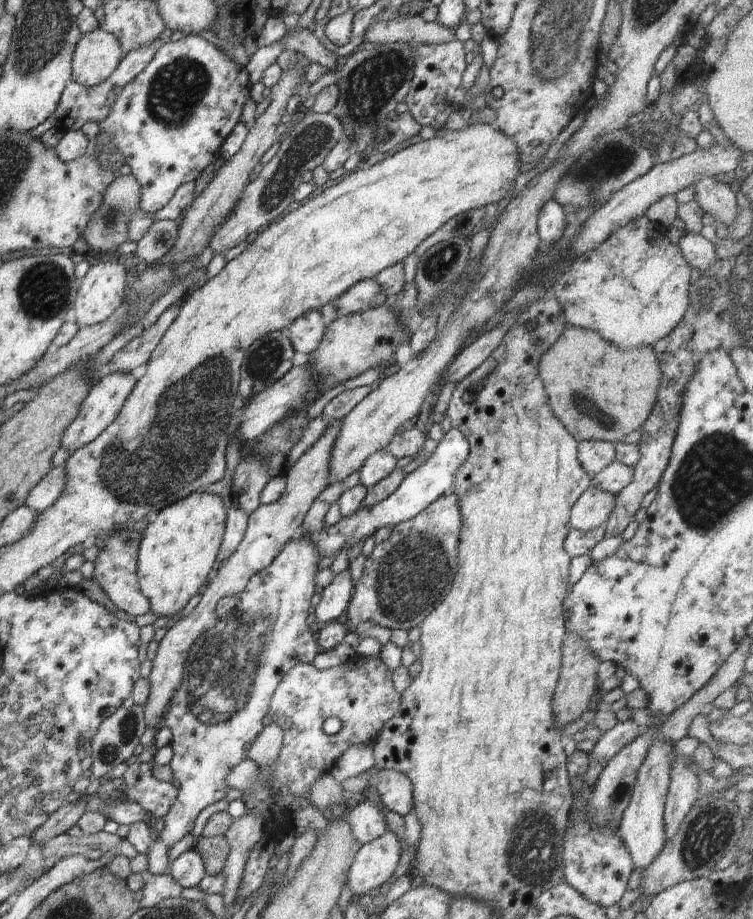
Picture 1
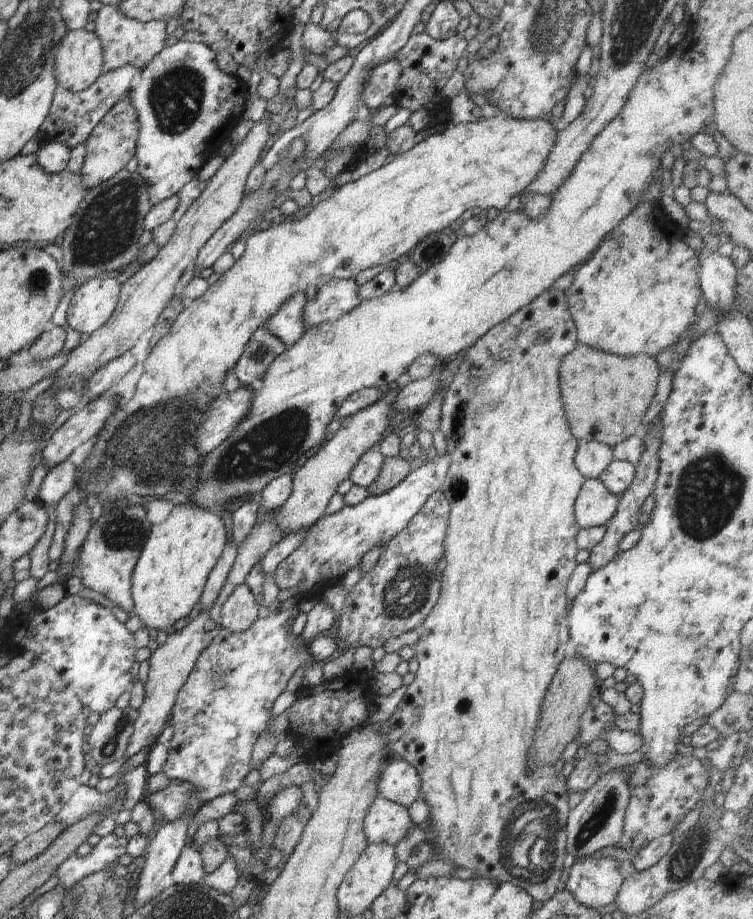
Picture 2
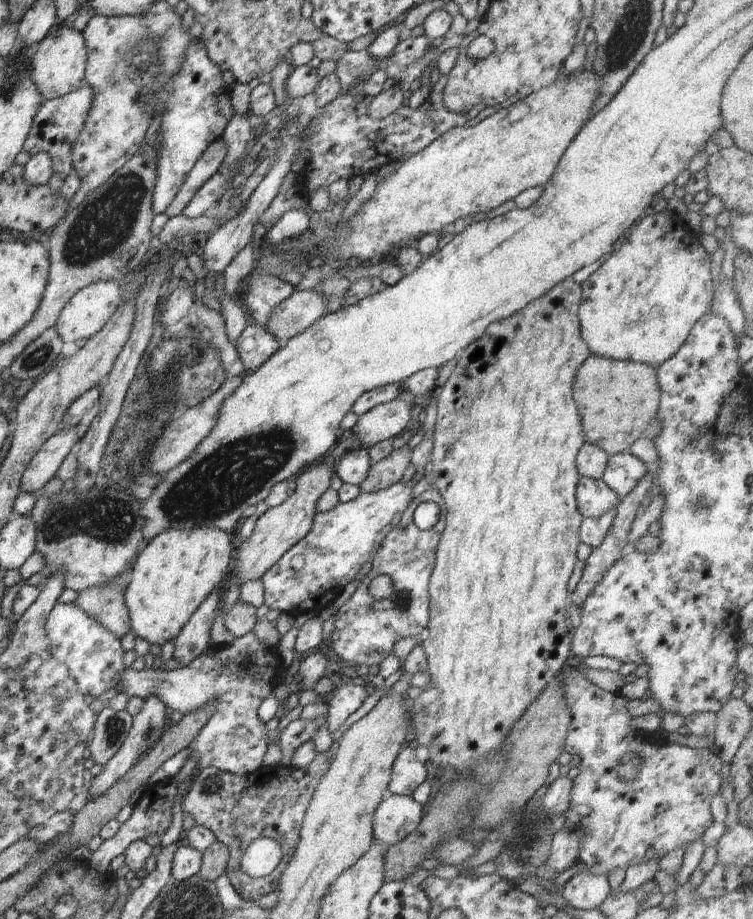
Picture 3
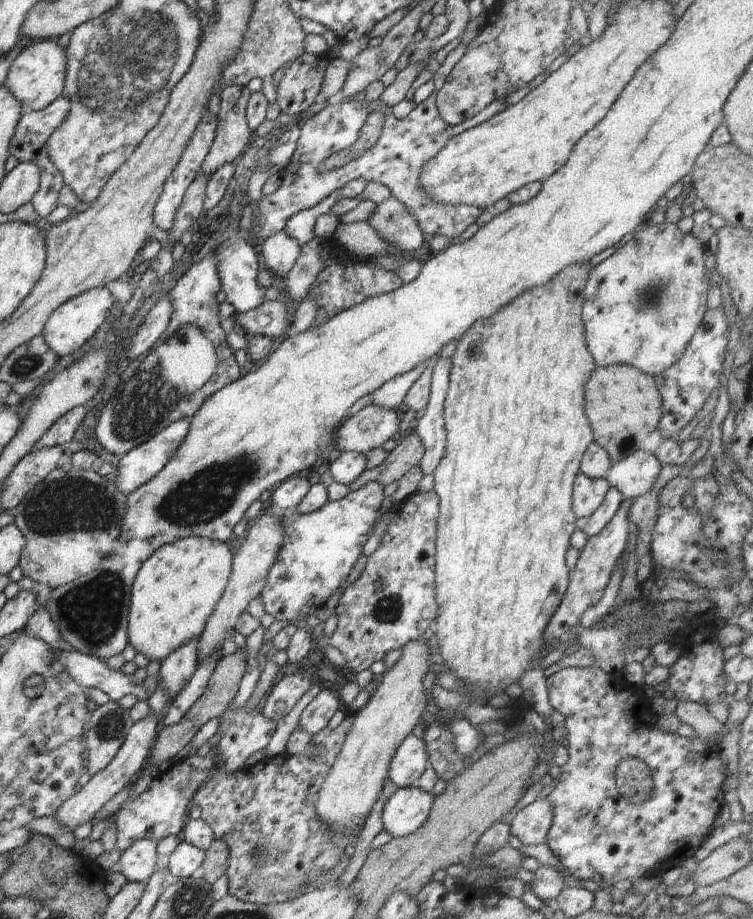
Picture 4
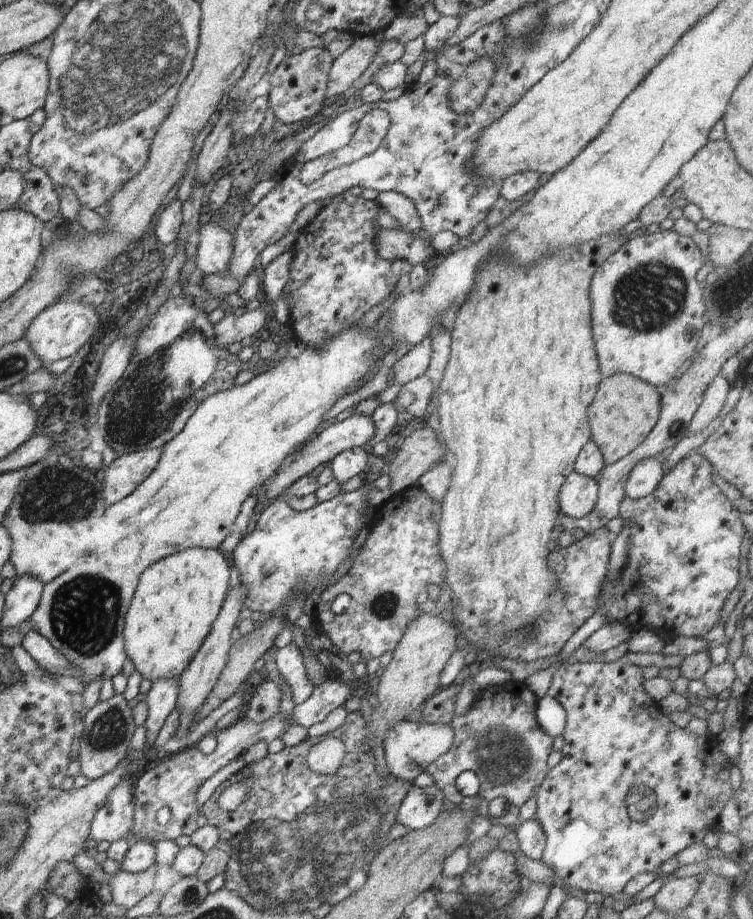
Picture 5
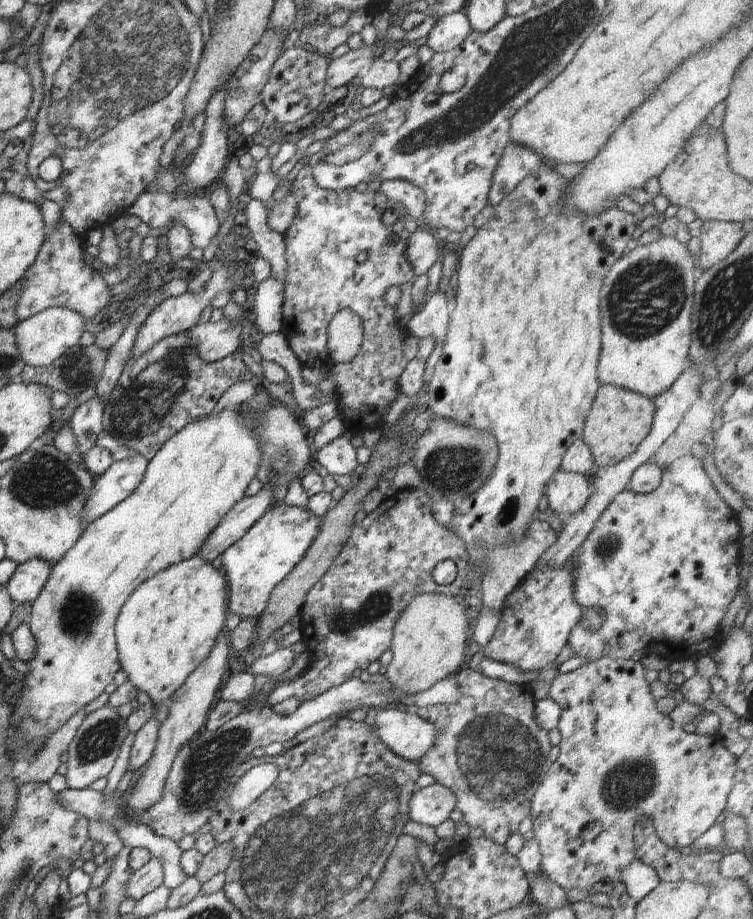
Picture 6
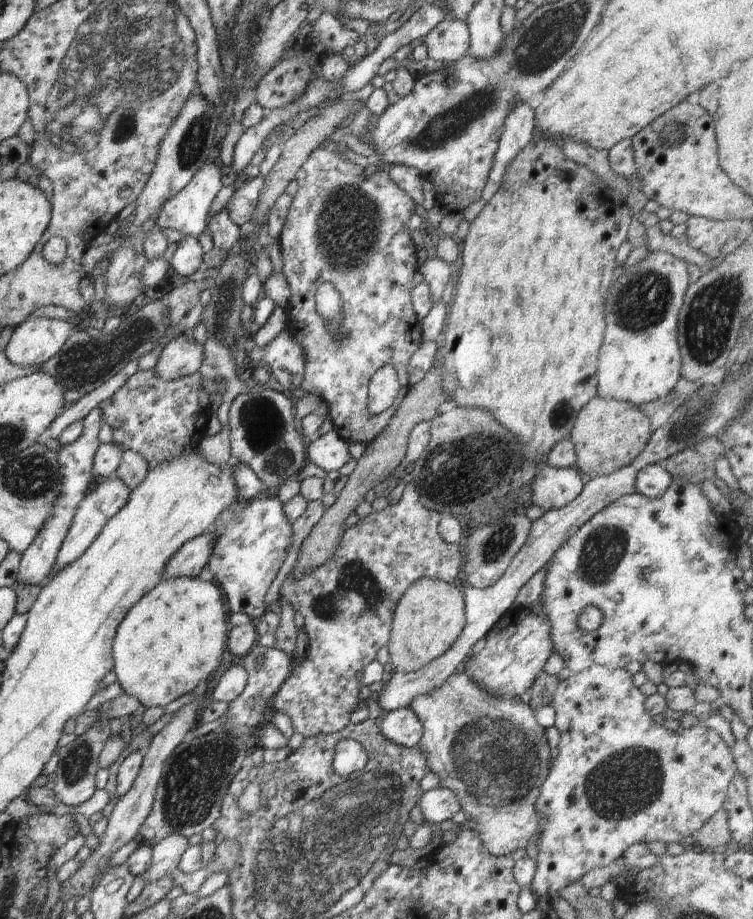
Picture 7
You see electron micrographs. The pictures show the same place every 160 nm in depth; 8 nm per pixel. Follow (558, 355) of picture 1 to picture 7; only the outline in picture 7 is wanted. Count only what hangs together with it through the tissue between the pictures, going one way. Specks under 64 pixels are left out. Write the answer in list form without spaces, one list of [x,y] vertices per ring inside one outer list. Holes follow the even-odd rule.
[[[602,396],[592,398],[578,412],[576,423],[569,439],[576,446],[576,469],[585,477],[592,479],[613,474],[636,459],[650,441],[649,417],[632,402],[606,399]]]

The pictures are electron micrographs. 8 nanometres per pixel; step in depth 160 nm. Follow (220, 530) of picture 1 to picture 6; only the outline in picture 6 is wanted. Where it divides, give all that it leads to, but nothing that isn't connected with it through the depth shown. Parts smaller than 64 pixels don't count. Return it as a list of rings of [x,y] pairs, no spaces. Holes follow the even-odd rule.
[[[198,556],[190,557],[189,559],[176,563],[175,565],[169,566],[167,569],[160,571],[158,574],[155,574],[148,580],[145,580],[144,584],[140,583],[140,586],[136,588],[136,592],[132,592],[132,594],[128,597],[128,600],[121,608],[115,624],[115,641],[119,652],[119,663],[121,669],[126,672],[127,680],[130,681],[140,692],[148,694],[151,698],[150,702],[154,704],[154,706],[158,706],[167,698],[170,698],[172,694],[174,694],[174,692],[176,692],[176,690],[184,684],[188,675],[192,674],[192,671],[196,670],[197,666],[202,665],[205,658],[208,658],[212,647],[216,644],[217,636],[220,634],[220,631],[226,629],[224,621],[227,619],[225,617],[227,603],[228,582],[225,579],[222,569],[218,570],[214,568],[212,563],[209,563]]]

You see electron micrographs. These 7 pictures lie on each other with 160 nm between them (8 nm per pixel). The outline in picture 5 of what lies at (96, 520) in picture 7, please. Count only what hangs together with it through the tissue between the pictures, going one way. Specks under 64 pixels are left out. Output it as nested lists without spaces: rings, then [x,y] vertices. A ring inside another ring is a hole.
[[[162,447],[134,451],[118,457],[105,470],[102,496],[106,506],[126,498],[155,468]]]

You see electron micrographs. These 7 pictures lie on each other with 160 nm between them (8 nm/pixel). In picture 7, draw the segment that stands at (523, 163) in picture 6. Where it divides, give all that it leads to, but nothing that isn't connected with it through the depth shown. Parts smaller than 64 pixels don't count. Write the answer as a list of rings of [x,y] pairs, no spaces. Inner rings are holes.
[[[516,102],[512,110],[508,110],[508,118],[503,125],[504,130],[502,130],[499,146],[494,156],[494,164],[492,164],[486,186],[482,190],[484,202],[490,202],[494,194],[500,190],[504,182],[502,178],[504,178],[506,168],[510,166],[510,160],[518,152],[524,152],[528,144],[532,144],[534,126],[534,112],[528,104]]]

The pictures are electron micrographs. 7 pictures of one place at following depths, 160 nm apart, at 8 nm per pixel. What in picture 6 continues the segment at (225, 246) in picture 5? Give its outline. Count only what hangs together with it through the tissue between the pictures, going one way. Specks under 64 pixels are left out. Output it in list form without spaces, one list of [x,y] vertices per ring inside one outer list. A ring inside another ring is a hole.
[[[179,188],[174,193],[165,193],[156,191],[153,193],[142,193],[129,208],[128,214],[138,218],[150,228],[170,228],[177,222],[182,224],[189,230],[191,241],[194,248],[202,248],[204,250],[212,238],[216,236],[220,228],[220,220],[212,206],[209,196],[206,194],[197,195],[190,190]]]

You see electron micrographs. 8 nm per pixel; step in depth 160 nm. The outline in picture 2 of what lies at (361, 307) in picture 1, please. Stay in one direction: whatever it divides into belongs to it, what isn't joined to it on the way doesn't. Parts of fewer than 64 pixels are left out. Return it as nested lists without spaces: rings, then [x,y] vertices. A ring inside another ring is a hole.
[[[353,278],[338,279],[324,283],[312,299],[306,299],[302,311],[305,328],[323,322],[334,321],[355,307],[362,300],[358,296],[359,285]]]

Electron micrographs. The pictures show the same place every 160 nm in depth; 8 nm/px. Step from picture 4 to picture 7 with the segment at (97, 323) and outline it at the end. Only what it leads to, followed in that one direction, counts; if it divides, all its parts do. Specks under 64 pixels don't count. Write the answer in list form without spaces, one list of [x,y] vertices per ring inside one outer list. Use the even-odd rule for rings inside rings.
[[[36,317],[16,328],[3,351],[9,362],[19,366],[41,366],[55,356],[76,330],[74,321]]]

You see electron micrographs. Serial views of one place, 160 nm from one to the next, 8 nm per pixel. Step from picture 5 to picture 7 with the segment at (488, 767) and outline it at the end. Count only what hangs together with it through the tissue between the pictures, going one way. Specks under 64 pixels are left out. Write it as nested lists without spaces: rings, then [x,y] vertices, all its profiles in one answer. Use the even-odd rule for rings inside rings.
[[[455,672],[450,676],[450,680],[444,682],[444,686],[438,686],[436,690],[432,690],[432,692],[428,692],[426,695],[414,698],[414,700],[410,702],[409,708],[416,714],[416,717],[420,720],[423,727],[422,740],[420,740],[417,748],[424,754],[426,764],[428,764],[428,770],[438,776],[439,787],[448,788],[448,790],[456,794],[456,798],[461,806],[462,812],[466,814],[466,818],[478,824],[475,830],[478,832],[479,838],[486,850],[495,856],[509,856],[510,852],[518,848],[526,849],[530,842],[537,844],[537,838],[540,835],[540,832],[538,832],[538,830],[540,830],[540,814],[538,814],[538,810],[536,810],[535,800],[538,799],[540,795],[540,786],[550,773],[550,766],[552,766],[553,759],[550,754],[551,748],[545,736],[545,729],[542,728],[536,721],[536,718],[534,718],[534,711],[530,709],[530,706],[524,704],[520,698],[516,696],[490,694],[484,686],[476,684],[465,672],[460,672],[460,674]]]

